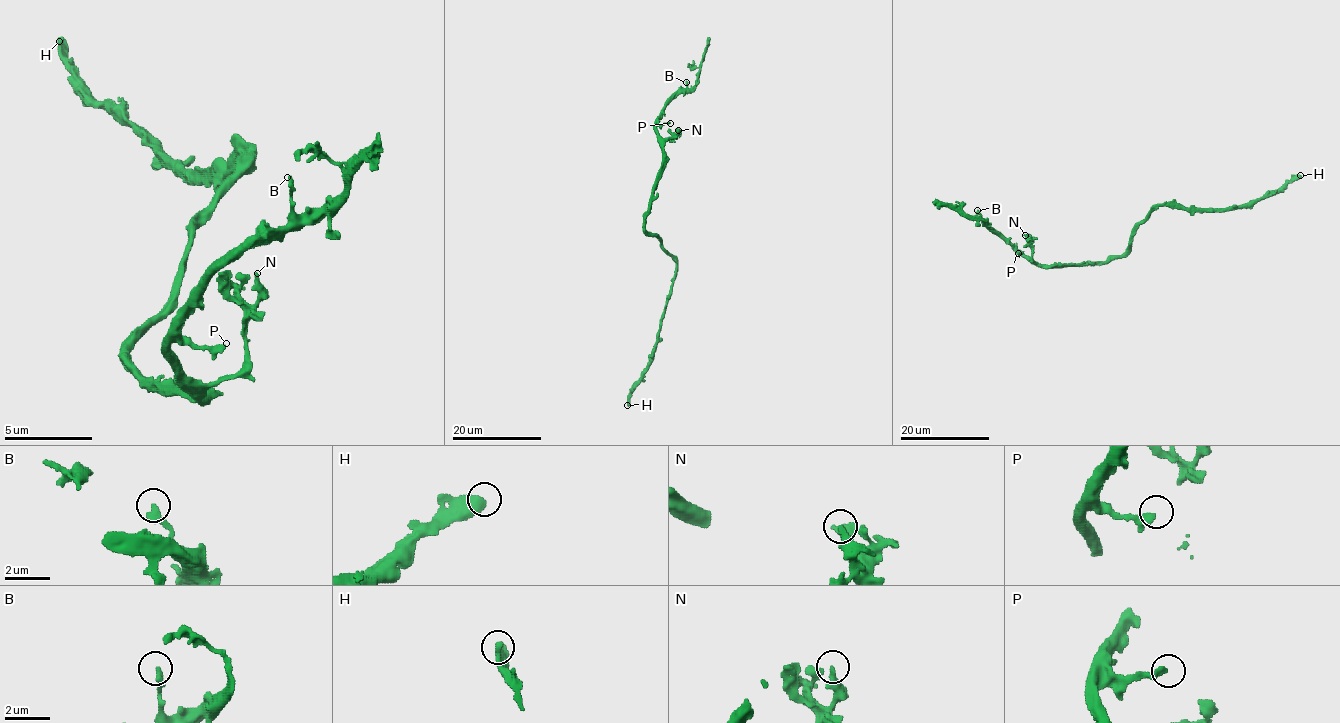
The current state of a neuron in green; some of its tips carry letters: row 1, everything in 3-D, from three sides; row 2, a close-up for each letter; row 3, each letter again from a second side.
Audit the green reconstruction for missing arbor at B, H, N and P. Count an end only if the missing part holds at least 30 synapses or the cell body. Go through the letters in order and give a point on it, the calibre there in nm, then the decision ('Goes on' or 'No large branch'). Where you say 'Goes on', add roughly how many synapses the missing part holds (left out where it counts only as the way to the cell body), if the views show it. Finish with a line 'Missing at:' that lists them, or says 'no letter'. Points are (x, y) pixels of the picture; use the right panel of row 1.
B: Place: (977, 210). Thickness 280 nm. Goes on. Roughly 30 synapses
H: Place: (1300, 175). Thickness 500 nm. No large branch
N: Place: (1025, 235). Thickness 280 nm. No large branch
P: Place: (1018, 253). Thickness 300 nm. No large branch
Missing at: B

